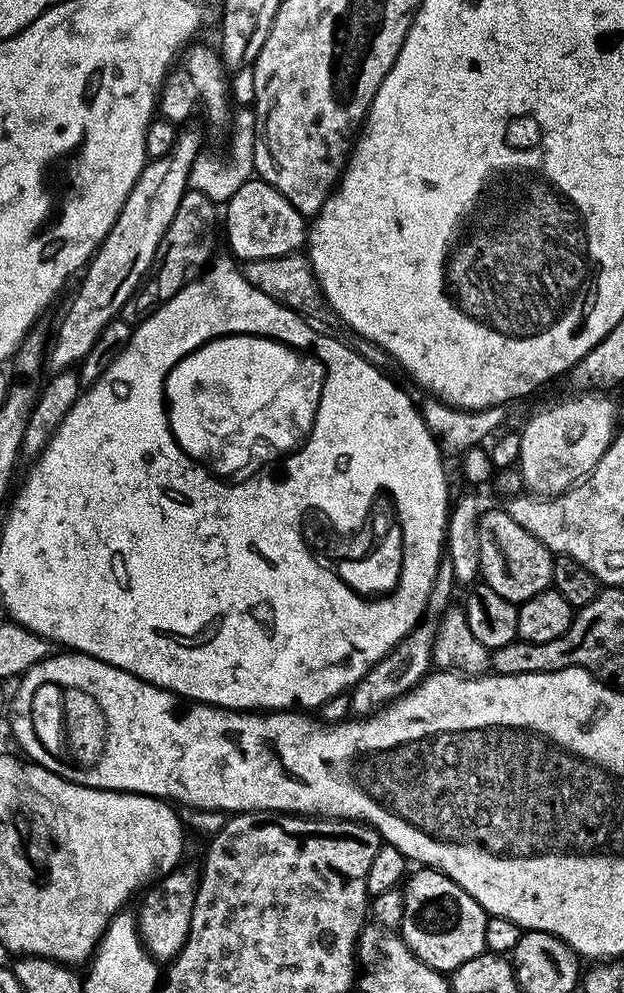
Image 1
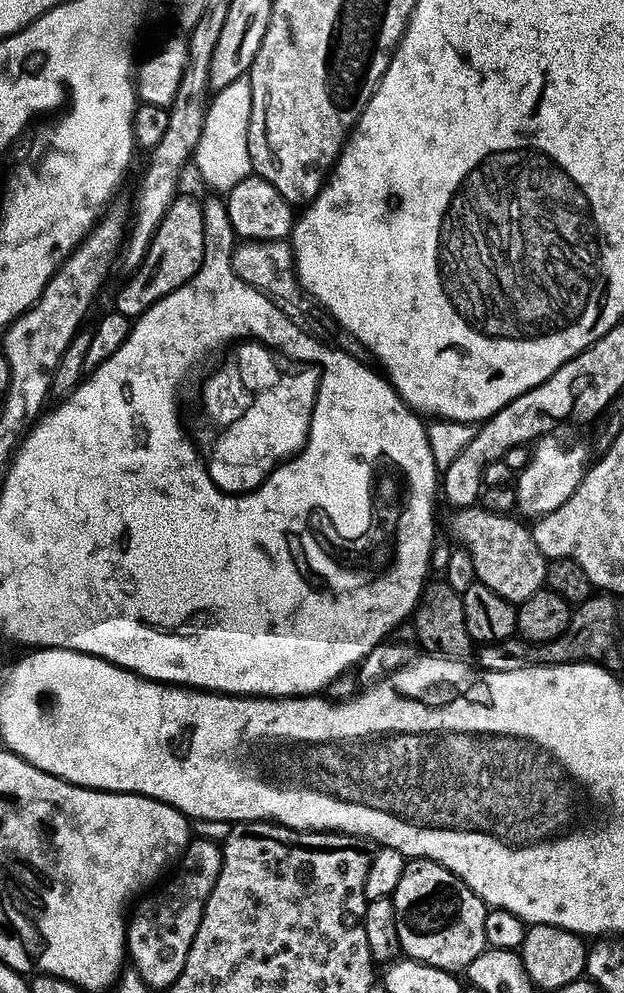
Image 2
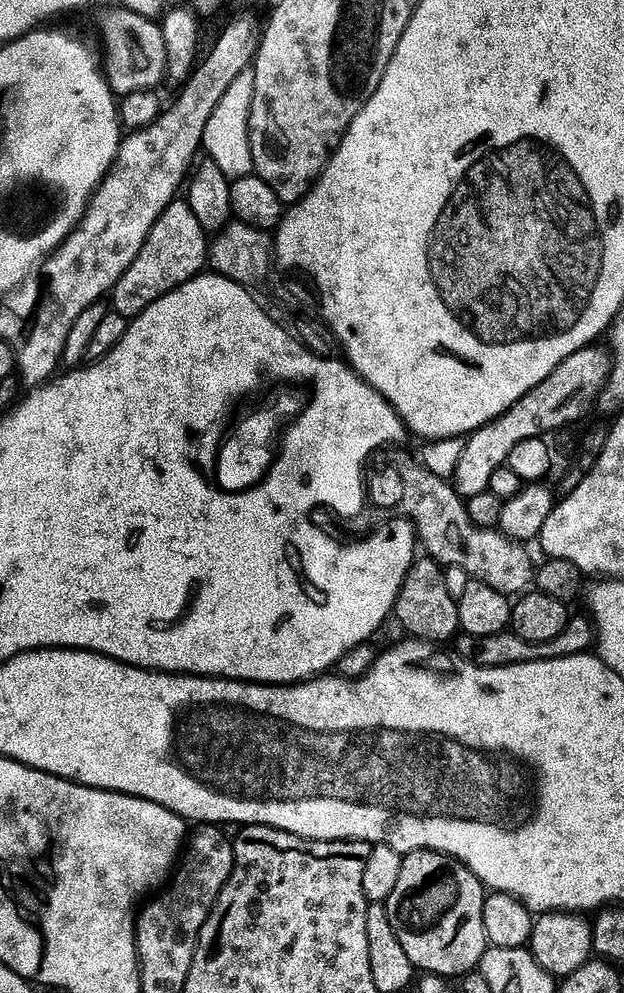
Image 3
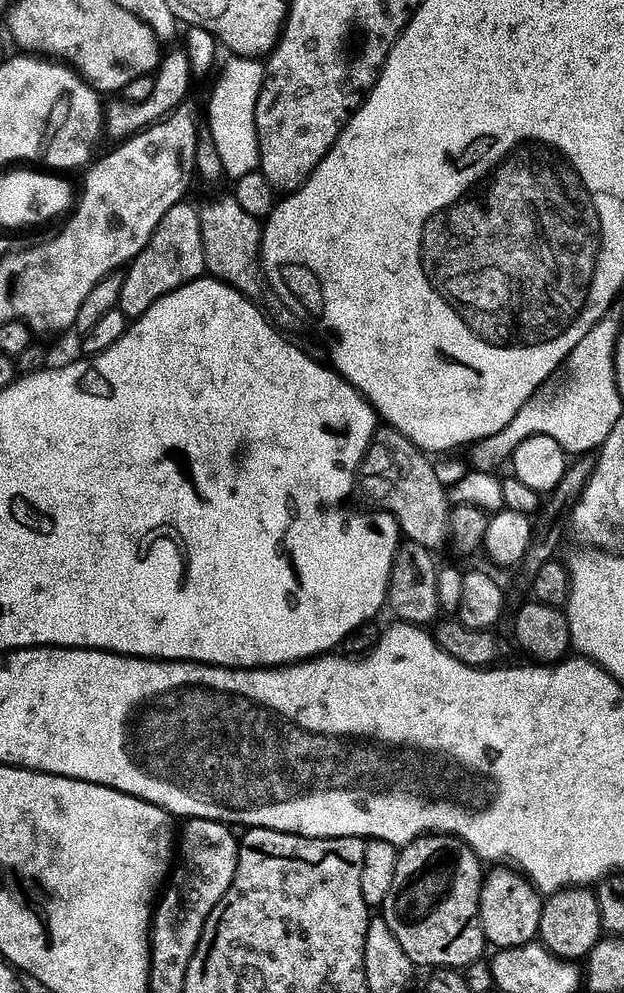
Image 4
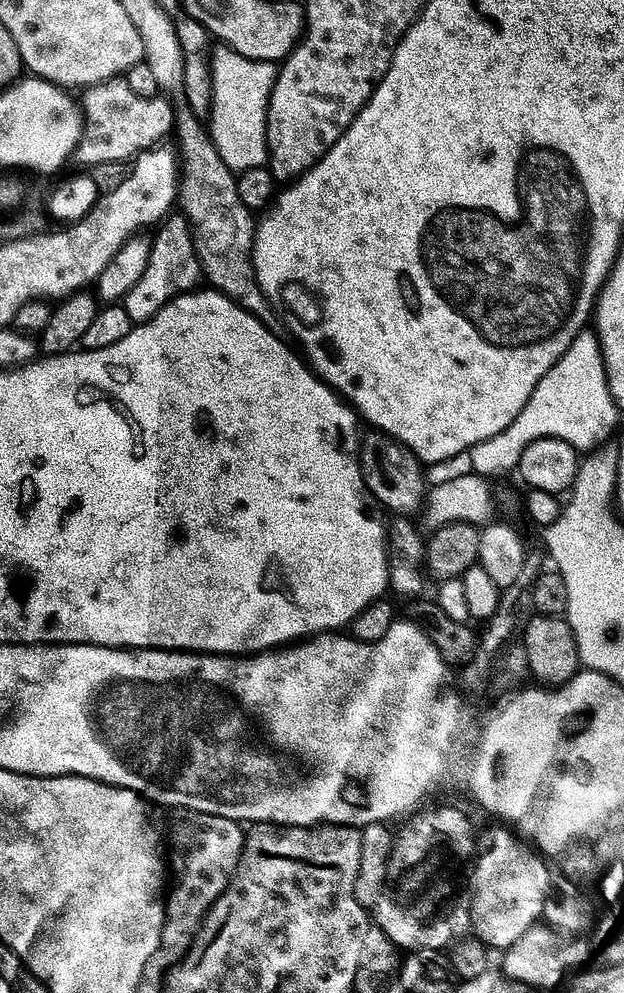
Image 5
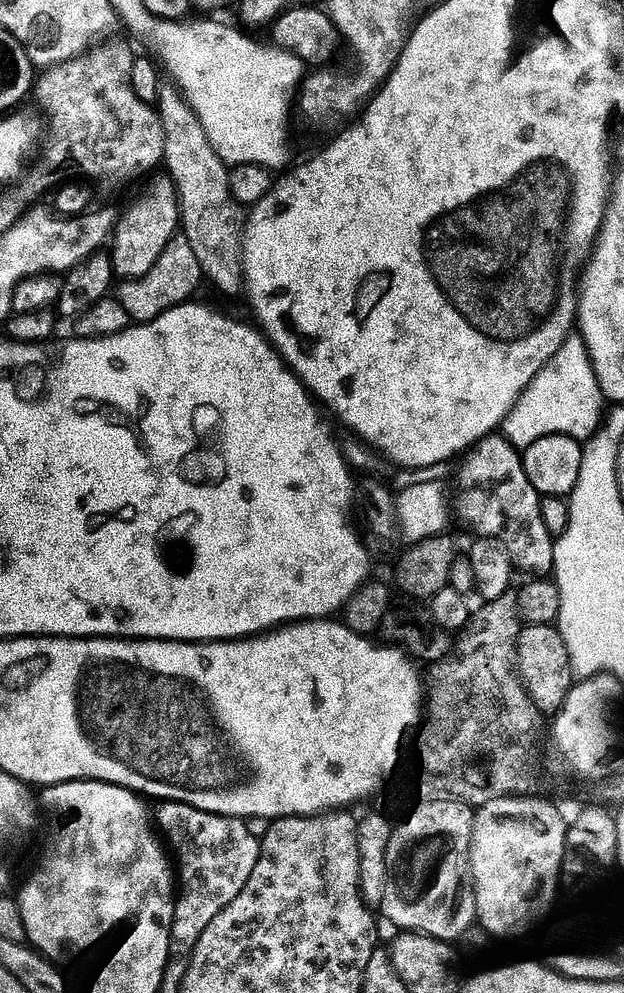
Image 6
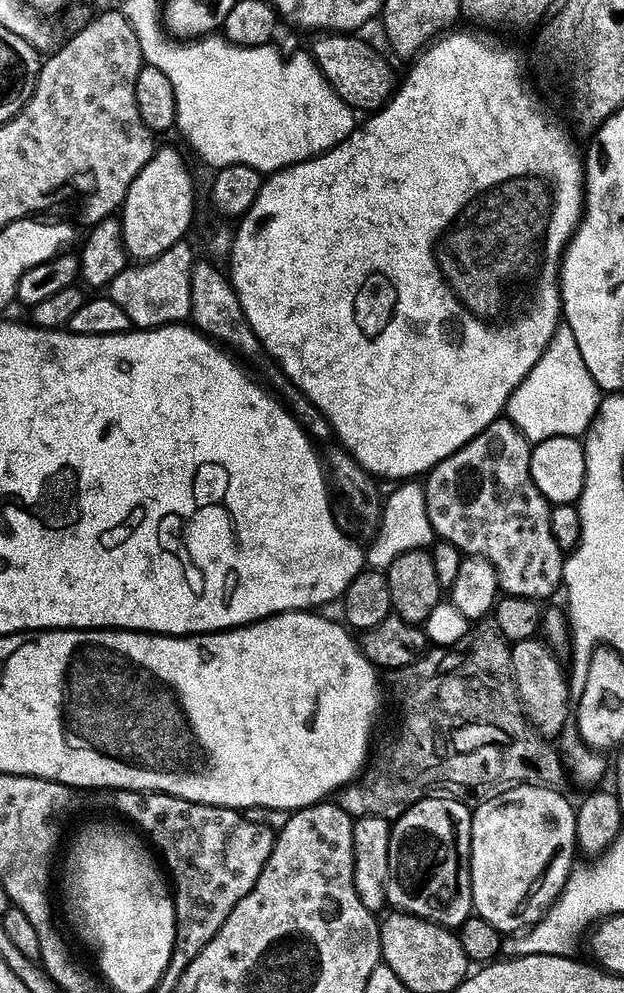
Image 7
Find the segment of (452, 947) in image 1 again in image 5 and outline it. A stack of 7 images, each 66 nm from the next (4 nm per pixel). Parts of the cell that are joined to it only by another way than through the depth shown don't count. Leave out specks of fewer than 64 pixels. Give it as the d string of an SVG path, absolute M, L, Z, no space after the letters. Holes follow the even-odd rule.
M456 808L428 811L413 815L398 832L388 867L388 884L374 909L378 927L408 954L444 952L463 941L474 924L470 884L467 879L460 880L464 867L473 863L478 852L472 824L467 814Z

